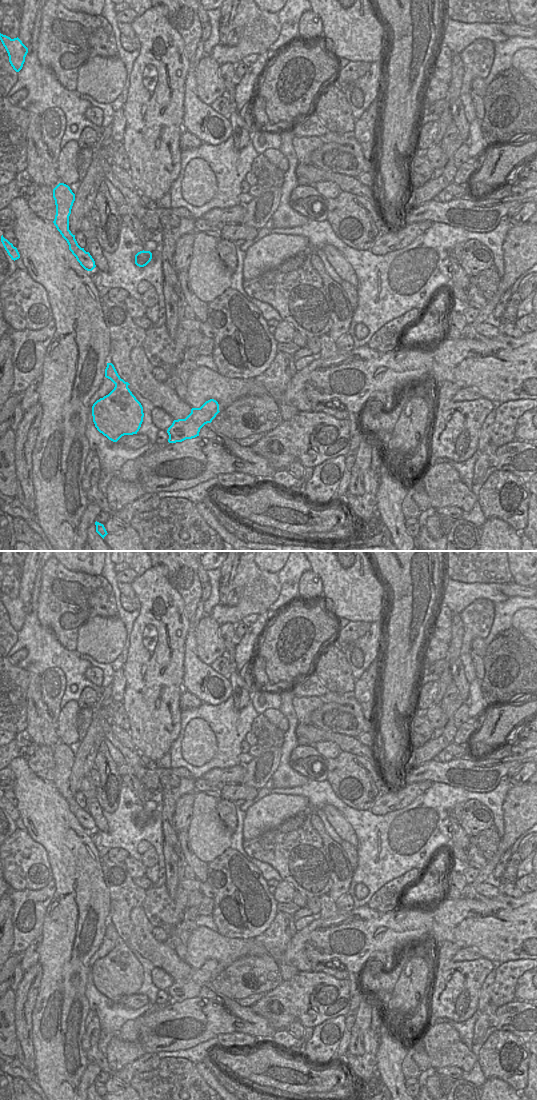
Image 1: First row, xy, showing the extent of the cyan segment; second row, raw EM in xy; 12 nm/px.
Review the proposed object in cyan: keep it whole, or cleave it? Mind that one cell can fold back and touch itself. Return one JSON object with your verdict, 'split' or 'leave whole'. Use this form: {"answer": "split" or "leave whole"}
{"answer": "leave whole"}

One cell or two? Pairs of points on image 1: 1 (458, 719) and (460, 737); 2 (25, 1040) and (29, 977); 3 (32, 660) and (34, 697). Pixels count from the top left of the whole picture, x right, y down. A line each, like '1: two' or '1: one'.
1: two
2: one
3: two

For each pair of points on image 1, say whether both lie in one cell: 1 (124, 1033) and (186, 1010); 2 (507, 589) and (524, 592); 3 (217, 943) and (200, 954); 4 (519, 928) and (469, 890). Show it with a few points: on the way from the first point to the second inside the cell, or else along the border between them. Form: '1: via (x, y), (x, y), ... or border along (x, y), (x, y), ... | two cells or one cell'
1: border along (135, 1020), (139, 1037), (134, 1041), (121, 1040) | two cells
2: via (511, 589), (520, 590) | one cell
3: via (213, 945), (209, 945), (204, 950) | one cell
4: border along (502, 893), (495, 898), (460, 899) | two cells

